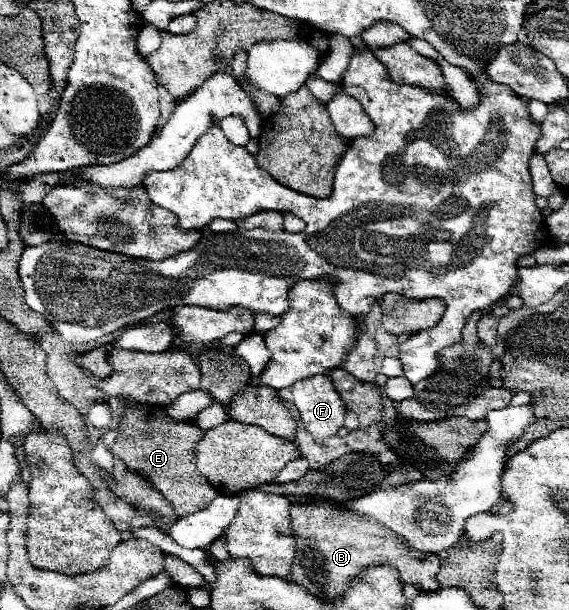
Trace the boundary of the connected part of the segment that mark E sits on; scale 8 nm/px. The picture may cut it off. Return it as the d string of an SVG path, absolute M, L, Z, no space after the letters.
M138 405L126 409L126 419L118 429L114 455L124 461L130 471L142 473L152 485L172 503L178 517L206 509L216 499L216 489L196 469L196 445L204 437L204 431L194 423L172 423L162 407Z

